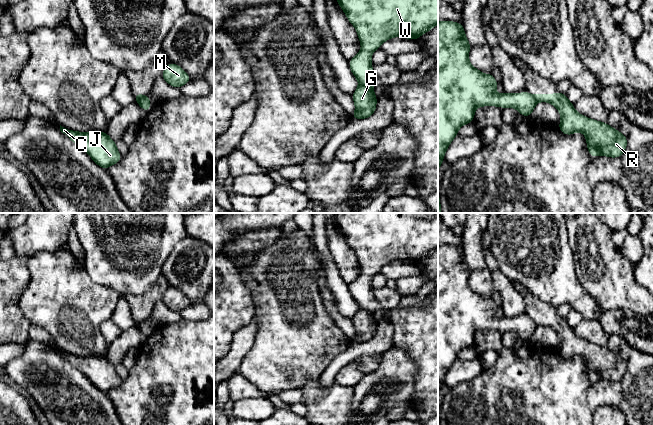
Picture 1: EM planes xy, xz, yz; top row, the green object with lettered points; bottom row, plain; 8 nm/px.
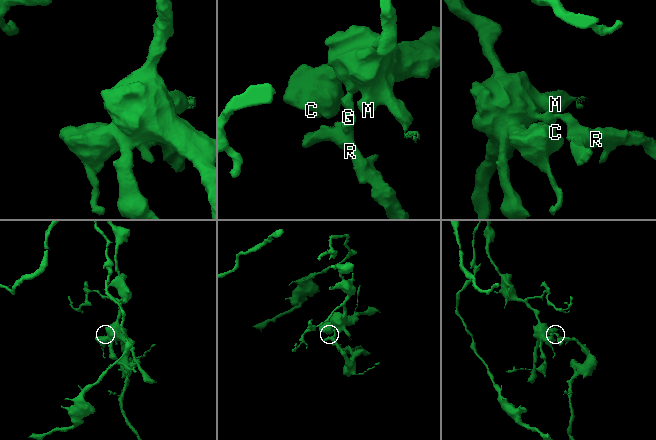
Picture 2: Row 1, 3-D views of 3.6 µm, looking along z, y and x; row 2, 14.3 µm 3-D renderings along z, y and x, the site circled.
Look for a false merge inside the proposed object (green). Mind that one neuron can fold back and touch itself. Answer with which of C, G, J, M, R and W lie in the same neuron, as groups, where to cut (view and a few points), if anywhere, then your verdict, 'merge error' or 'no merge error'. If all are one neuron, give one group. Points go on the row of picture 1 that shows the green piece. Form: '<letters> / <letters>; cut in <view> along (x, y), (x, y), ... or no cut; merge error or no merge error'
C J M W / G R; cut in xz along (359, 83), (372, 89); merge error

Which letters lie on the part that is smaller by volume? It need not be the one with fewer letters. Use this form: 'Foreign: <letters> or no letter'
Foreign: G, R

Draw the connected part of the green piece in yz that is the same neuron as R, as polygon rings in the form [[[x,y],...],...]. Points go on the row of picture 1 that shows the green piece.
[[[533,94],[537,102],[553,104],[561,115],[558,128],[565,135],[582,132],[586,136],[590,157],[607,156],[621,157],[627,147],[627,138],[617,129],[606,122],[599,122],[583,116],[574,109],[574,105],[567,99],[566,94]]]

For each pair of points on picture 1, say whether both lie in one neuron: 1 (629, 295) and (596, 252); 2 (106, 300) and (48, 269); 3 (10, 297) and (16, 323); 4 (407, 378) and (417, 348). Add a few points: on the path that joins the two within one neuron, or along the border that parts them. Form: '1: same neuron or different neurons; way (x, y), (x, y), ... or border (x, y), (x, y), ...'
1: same neuron; way (618, 284), (599, 263)
2: same neuron; way (92, 300), (79, 300), (62, 283)
3: same neuron; way (10, 303), (10, 317)
4: different neurons; border (395, 346), (403, 349), (415, 363), (413, 385)

